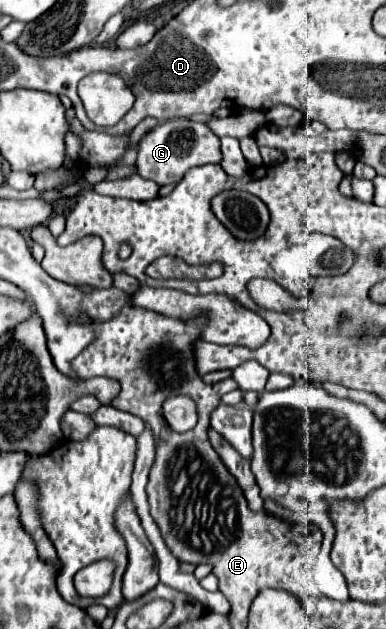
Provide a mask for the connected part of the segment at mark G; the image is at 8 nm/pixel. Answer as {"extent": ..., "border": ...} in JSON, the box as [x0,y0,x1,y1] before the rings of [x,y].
{"extent":[137,119,221,185],"border":[[[171,119],[159,123],[149,133],[145,133],[139,145],[137,169],[145,179],[153,179],[157,185],[179,183],[183,175],[197,165],[219,164],[221,162],[221,145],[219,137],[203,123],[193,123],[189,119]]]}

